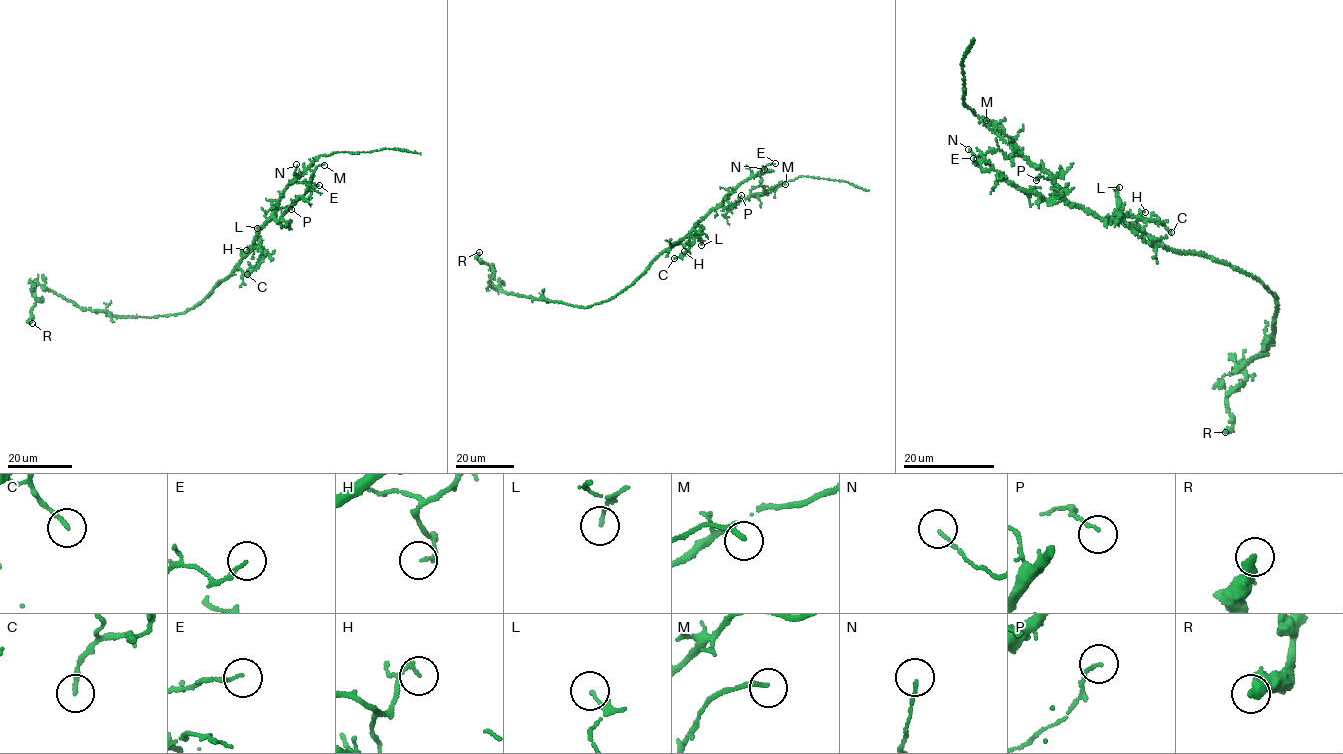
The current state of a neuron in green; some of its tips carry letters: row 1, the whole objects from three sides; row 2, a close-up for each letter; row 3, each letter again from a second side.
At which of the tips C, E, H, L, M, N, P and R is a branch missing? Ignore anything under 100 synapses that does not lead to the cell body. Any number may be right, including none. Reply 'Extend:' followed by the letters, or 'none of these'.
Extend: none of these

